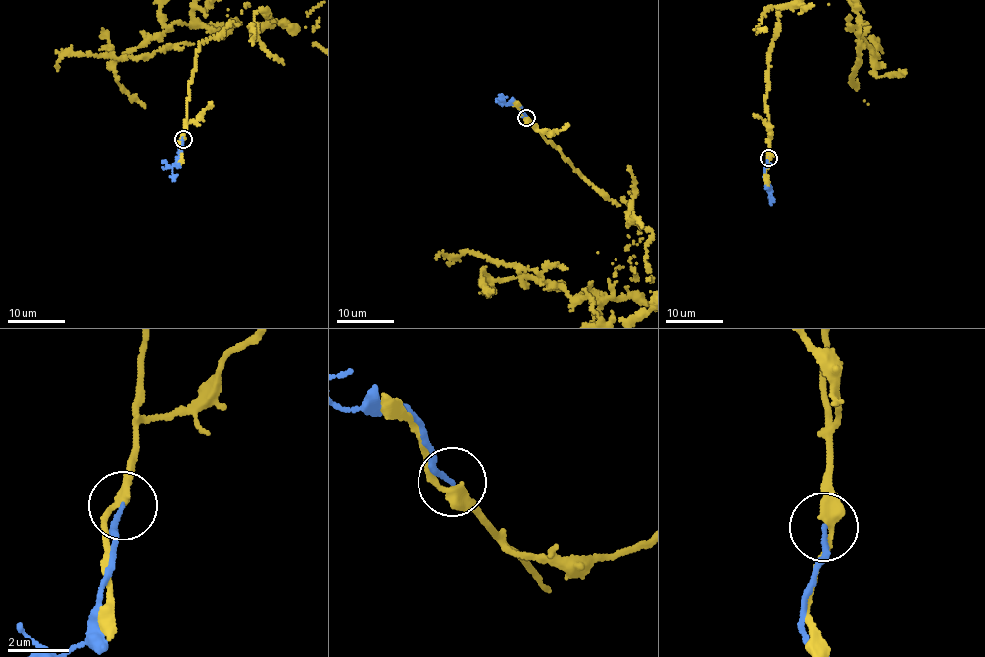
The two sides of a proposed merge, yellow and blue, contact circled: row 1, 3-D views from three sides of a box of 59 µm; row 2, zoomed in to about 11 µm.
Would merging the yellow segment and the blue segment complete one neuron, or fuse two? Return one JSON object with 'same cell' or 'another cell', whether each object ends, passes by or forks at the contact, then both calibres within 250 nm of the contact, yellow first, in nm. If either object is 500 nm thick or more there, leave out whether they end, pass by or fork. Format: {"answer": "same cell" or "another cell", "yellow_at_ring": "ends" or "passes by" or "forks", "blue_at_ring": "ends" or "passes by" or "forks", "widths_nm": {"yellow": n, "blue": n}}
{"answer": "another cell", "yellow_at_ring": "passes by", "blue_at_ring": "ends", "widths_nm": {"yellow": 320, "blue": 150}}

